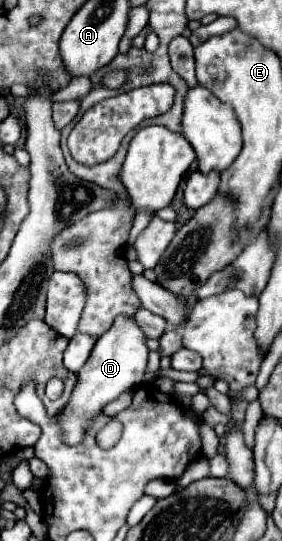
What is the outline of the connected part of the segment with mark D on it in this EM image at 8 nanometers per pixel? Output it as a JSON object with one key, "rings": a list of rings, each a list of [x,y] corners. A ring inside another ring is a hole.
{"rings":[[[118,316],[112,328],[102,334],[88,358],[88,362],[78,370],[78,384],[72,392],[70,402],[64,408],[60,418],[60,426],[64,430],[66,444],[78,444],[82,440],[82,430],[90,426],[90,420],[114,398],[118,398],[124,390],[136,388],[144,380],[144,372],[148,366],[148,346],[146,334],[138,326],[134,316]]]}

